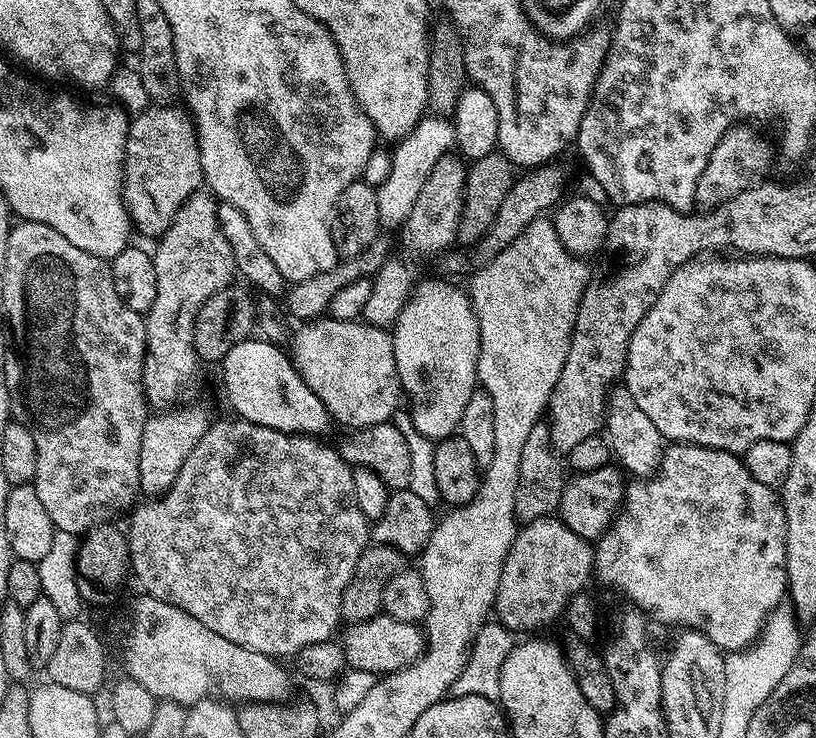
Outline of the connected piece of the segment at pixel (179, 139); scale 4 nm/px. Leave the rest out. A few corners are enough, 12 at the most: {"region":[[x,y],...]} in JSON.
{"region":[[183,107],[131,117],[124,205],[159,238],[201,191],[196,126]]}

